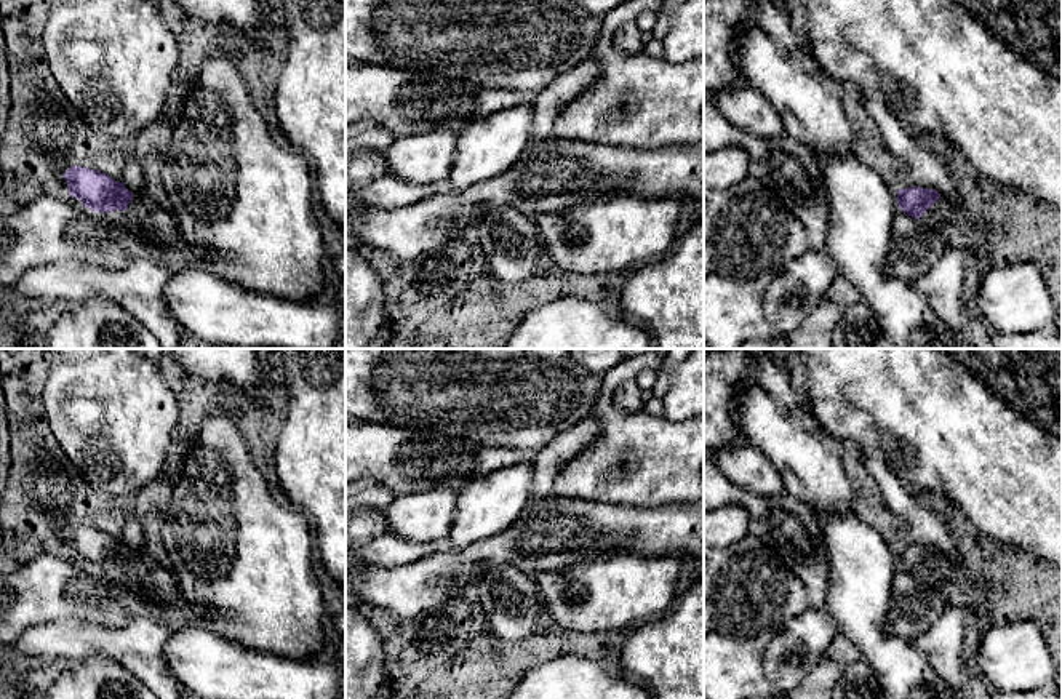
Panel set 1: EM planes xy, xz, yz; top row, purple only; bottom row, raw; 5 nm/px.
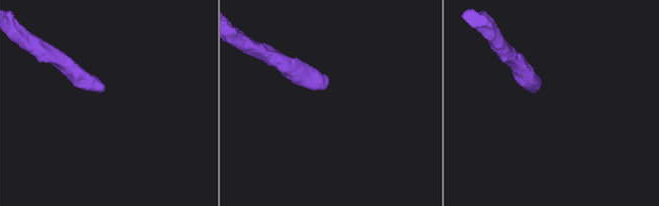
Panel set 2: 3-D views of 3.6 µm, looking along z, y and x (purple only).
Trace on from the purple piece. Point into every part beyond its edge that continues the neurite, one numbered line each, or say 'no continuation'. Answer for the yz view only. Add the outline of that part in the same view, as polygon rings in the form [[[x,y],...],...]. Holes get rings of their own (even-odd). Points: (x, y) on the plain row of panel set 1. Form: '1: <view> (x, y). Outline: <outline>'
1: yz (950, 578). Outline: [[[947,553],[923,571],[920,581],[936,589],[947,605],[960,608],[968,621],[995,619],[988,601],[988,584],[974,579],[963,561]]]

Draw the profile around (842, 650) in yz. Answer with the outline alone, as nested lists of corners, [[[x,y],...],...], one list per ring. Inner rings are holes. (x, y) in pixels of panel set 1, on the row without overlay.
[[[838,632],[832,640],[824,656],[840,664],[856,662],[862,659],[862,653],[857,645],[846,638],[841,632]]]

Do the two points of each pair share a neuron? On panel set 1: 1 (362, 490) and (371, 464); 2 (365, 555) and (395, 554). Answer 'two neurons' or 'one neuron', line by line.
1: two neurons
2: one neuron

